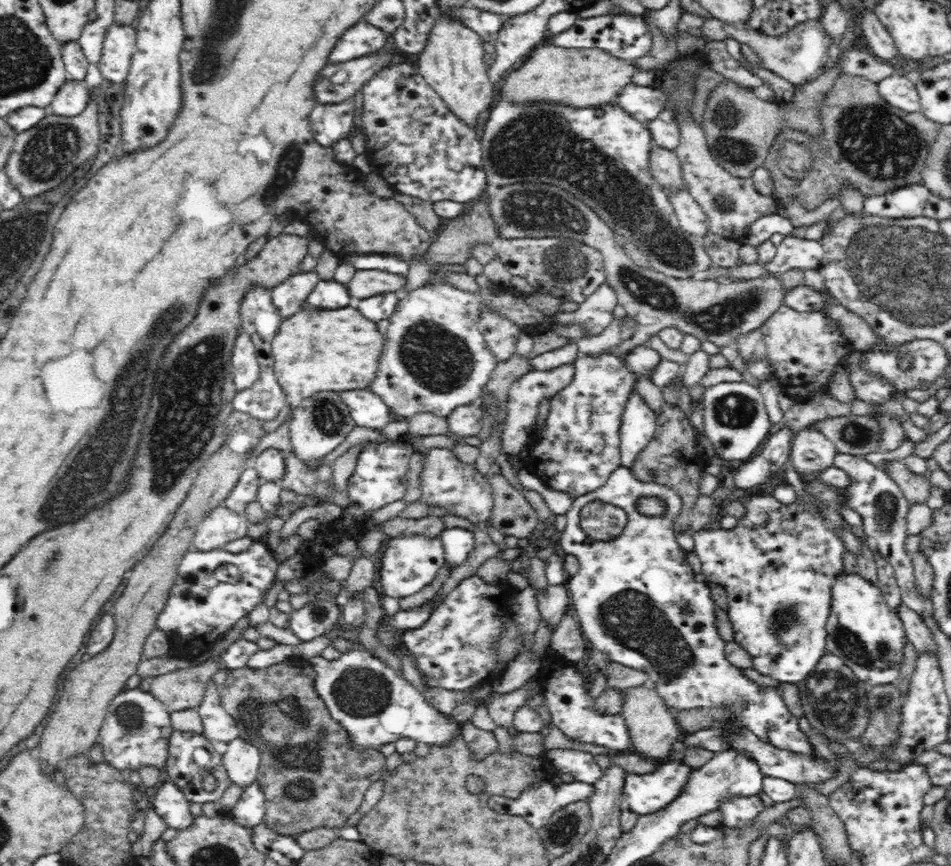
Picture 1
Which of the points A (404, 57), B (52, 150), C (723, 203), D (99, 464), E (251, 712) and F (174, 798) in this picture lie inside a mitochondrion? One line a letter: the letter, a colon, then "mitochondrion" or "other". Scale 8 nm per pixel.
A: other
B: mitochondrion
C: mitochondrion
D: mitochondrion
E: mitochondrion
F: other

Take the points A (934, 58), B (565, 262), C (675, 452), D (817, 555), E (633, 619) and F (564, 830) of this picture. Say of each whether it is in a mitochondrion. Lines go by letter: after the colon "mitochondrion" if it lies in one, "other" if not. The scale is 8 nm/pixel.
A: other
B: mitochondrion
C: mitochondrion
D: other
E: mitochondrion
F: mitochondrion

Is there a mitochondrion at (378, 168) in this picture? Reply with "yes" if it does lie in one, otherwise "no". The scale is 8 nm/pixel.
no

